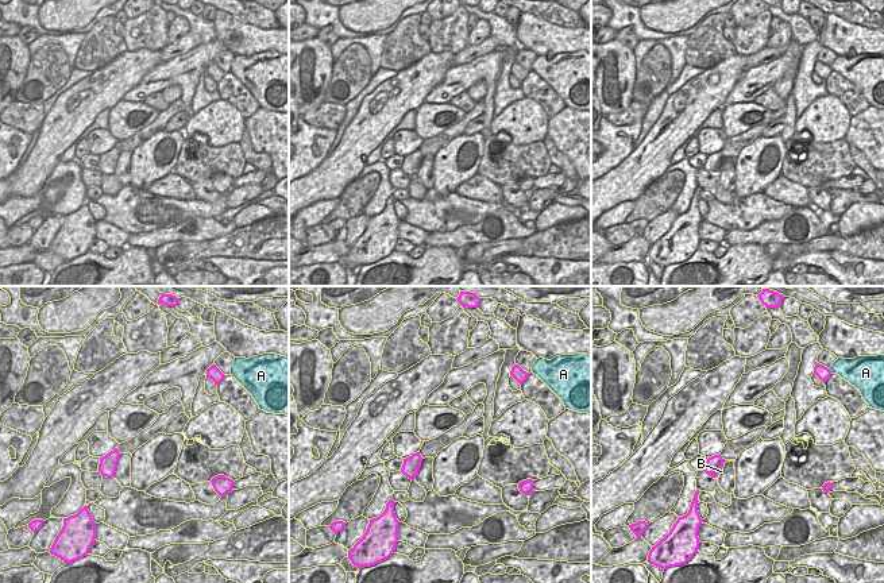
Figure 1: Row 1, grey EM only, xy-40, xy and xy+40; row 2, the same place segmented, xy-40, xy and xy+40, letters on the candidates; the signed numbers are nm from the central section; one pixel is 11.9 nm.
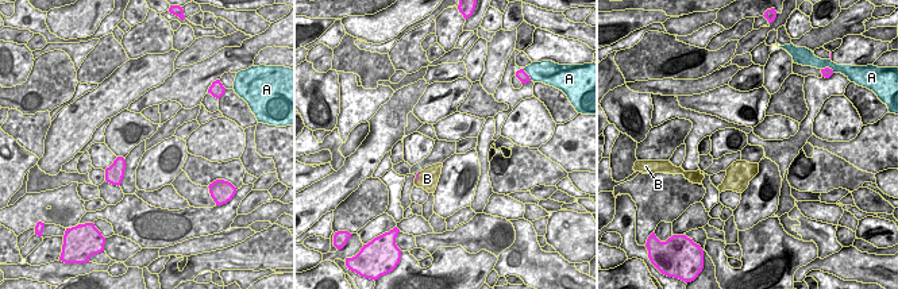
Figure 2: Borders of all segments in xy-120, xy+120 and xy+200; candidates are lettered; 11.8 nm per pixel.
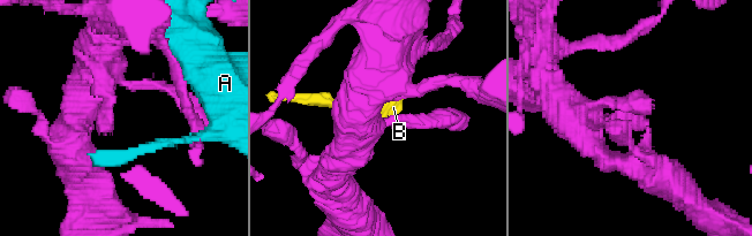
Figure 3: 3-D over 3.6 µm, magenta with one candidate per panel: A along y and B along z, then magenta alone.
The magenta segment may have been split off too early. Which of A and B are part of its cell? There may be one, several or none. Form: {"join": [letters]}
{"join": []}

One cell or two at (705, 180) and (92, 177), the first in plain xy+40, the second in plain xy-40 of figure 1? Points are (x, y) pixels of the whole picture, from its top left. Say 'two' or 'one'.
one

